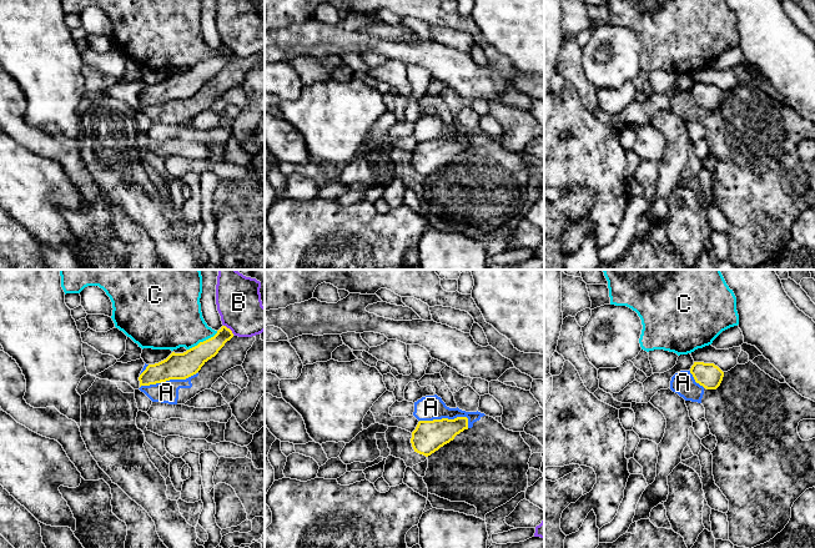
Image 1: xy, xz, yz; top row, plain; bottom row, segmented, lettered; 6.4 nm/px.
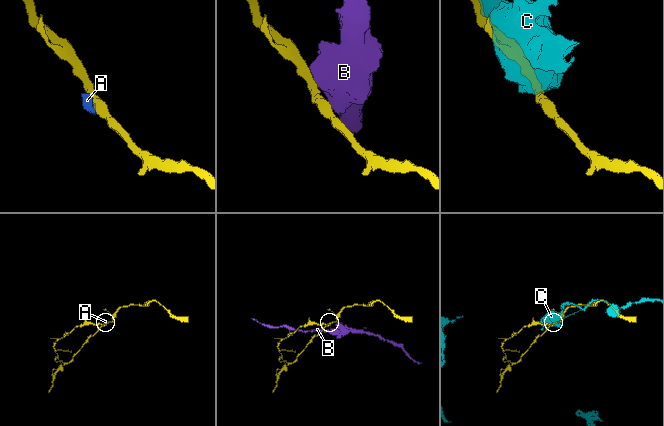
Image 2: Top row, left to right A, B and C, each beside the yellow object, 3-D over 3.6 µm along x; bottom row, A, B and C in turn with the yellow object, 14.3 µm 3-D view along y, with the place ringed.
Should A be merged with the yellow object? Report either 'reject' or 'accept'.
reject

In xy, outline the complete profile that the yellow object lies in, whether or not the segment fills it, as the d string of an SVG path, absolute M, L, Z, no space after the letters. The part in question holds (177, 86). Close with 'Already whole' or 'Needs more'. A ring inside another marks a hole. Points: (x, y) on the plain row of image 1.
M222 46L213 57L200 62L186 72L172 72L166 80L149 85L139 97L140 107L170 100L186 100L196 95L232 57L232 51Z. Already whole

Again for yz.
M694 82L690 89L696 104L706 110L716 110L724 97L724 92L714 84Z. Already whole

